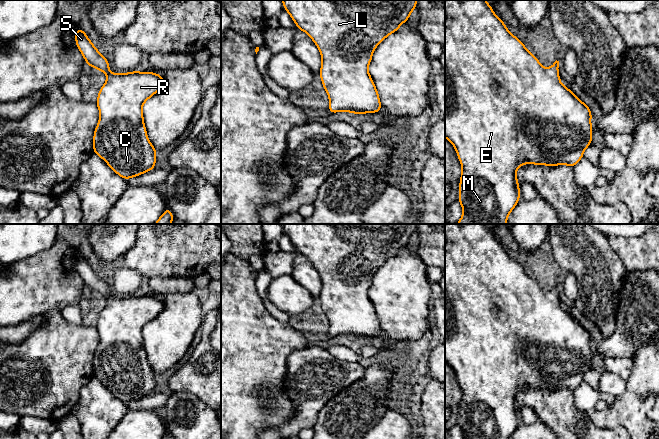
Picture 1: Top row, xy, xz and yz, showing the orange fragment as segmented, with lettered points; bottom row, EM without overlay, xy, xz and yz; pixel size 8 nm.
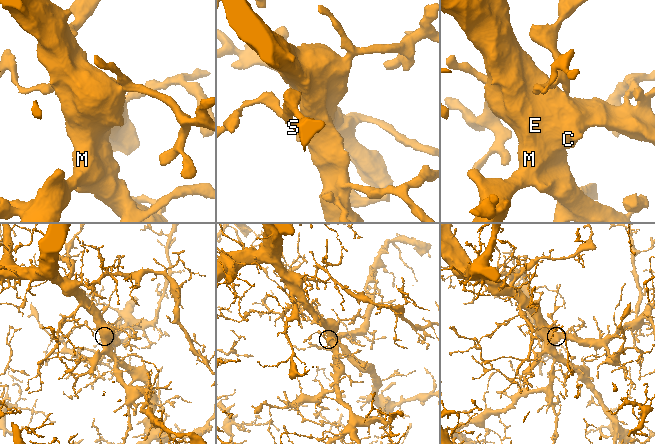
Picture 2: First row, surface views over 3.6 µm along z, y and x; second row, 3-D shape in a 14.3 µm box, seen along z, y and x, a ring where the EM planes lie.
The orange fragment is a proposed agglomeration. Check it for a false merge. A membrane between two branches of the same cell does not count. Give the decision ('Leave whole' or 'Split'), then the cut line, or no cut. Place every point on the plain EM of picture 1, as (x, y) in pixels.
Leave whole. No split

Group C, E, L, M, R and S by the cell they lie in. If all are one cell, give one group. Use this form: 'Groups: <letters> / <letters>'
Groups: C E L M R S

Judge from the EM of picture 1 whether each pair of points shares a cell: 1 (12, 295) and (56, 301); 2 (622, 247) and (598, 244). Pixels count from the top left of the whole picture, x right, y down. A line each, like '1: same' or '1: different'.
1: same
2: different

